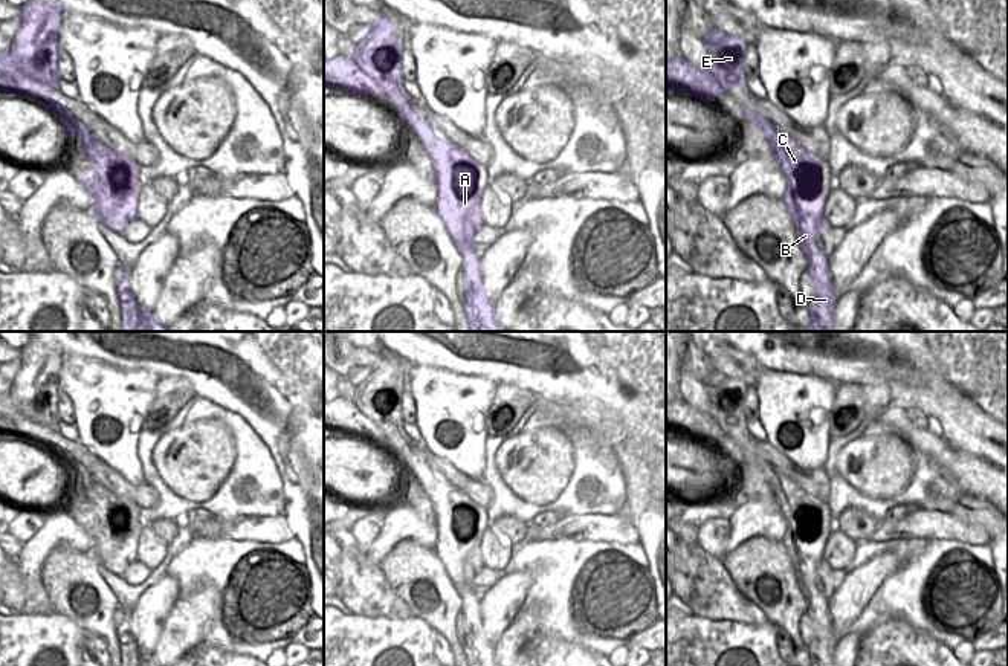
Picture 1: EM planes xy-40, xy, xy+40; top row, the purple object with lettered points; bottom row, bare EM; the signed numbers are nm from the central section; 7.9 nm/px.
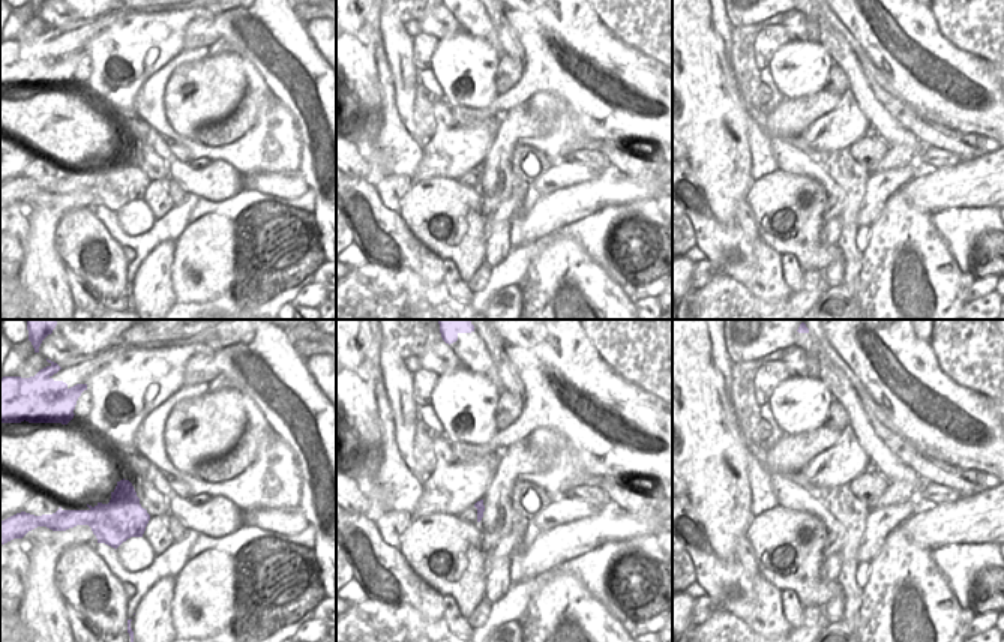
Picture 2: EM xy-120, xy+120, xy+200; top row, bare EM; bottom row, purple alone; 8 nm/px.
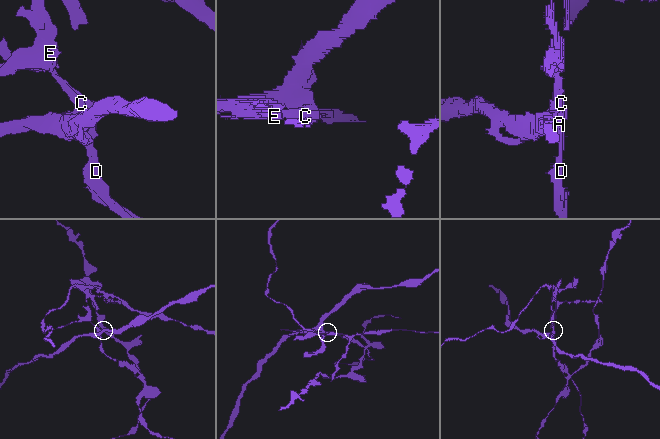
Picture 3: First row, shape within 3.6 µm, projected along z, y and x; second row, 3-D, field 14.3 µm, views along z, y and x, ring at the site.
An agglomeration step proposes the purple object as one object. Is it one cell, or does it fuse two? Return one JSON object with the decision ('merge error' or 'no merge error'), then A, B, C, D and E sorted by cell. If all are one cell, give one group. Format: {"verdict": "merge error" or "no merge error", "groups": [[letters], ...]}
{"verdict": "merge error", "groups": [["A"], ["B", "C", "D", "E"]]}

